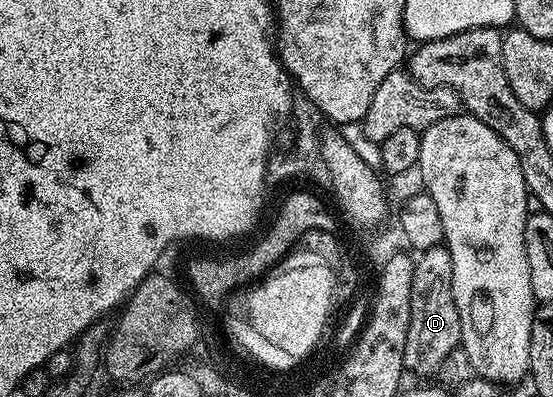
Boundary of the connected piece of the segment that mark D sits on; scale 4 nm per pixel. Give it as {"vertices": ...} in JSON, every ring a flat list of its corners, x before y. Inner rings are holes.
{"vertices":[[442,245,427,249,416,256,411,285,411,321,407,329,407,345,403,353,406,372,413,375,429,375,441,367,441,362,461,341,459,309,455,309,455,293,451,293,451,253]]}

